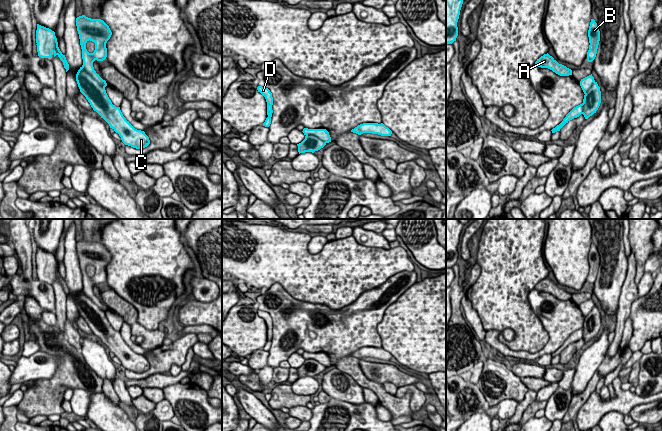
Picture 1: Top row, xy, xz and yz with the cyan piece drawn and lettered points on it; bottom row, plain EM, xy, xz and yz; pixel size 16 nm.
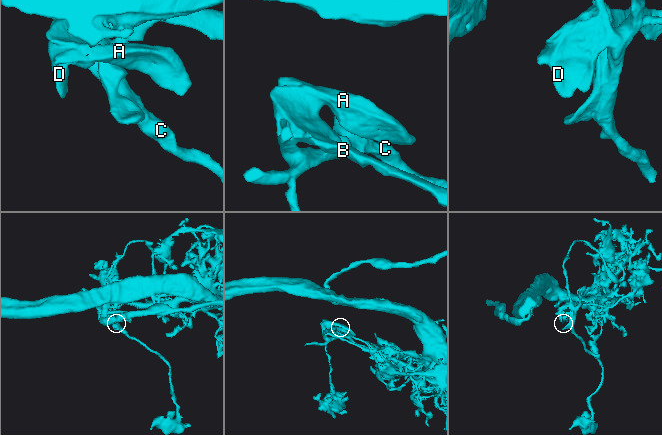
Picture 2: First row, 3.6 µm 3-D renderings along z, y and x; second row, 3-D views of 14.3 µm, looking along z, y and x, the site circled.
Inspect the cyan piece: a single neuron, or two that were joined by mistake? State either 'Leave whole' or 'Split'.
Split

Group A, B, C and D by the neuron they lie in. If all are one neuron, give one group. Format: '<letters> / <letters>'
A B D / C

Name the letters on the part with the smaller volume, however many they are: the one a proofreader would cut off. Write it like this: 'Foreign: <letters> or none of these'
Foreign: C

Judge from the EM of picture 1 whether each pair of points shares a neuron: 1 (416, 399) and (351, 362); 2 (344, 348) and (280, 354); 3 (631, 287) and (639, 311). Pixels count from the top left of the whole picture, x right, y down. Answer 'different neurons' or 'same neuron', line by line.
1: different neurons
2: same neuron
3: different neurons

